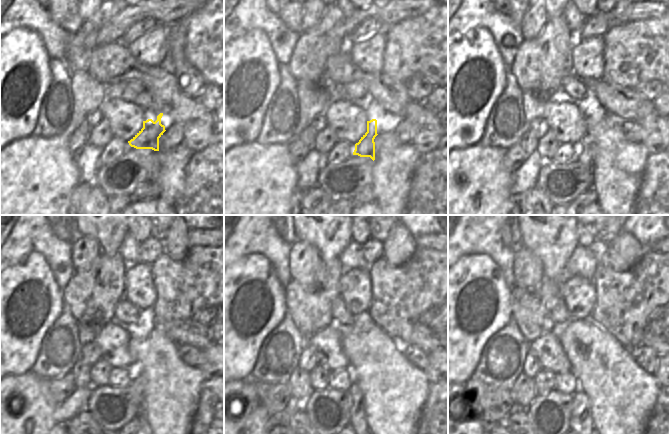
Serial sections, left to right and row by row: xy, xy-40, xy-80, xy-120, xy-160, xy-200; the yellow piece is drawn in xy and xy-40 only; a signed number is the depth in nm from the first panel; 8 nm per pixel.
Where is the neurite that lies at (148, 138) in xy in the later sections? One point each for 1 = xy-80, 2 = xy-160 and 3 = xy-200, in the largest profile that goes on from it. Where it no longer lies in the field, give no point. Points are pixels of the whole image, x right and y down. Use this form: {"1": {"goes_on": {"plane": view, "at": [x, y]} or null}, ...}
{"1": {"goes_on": {"plane": "xy-80", "at": [586, 153]}}, "2": {"goes_on": {"plane": "xy-160", "at": [358, 418]}}, "3": {"goes_on": {"plane": "xy-200", "at": [581, 418]}}}

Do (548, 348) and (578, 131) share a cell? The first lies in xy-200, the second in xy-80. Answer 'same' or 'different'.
same

